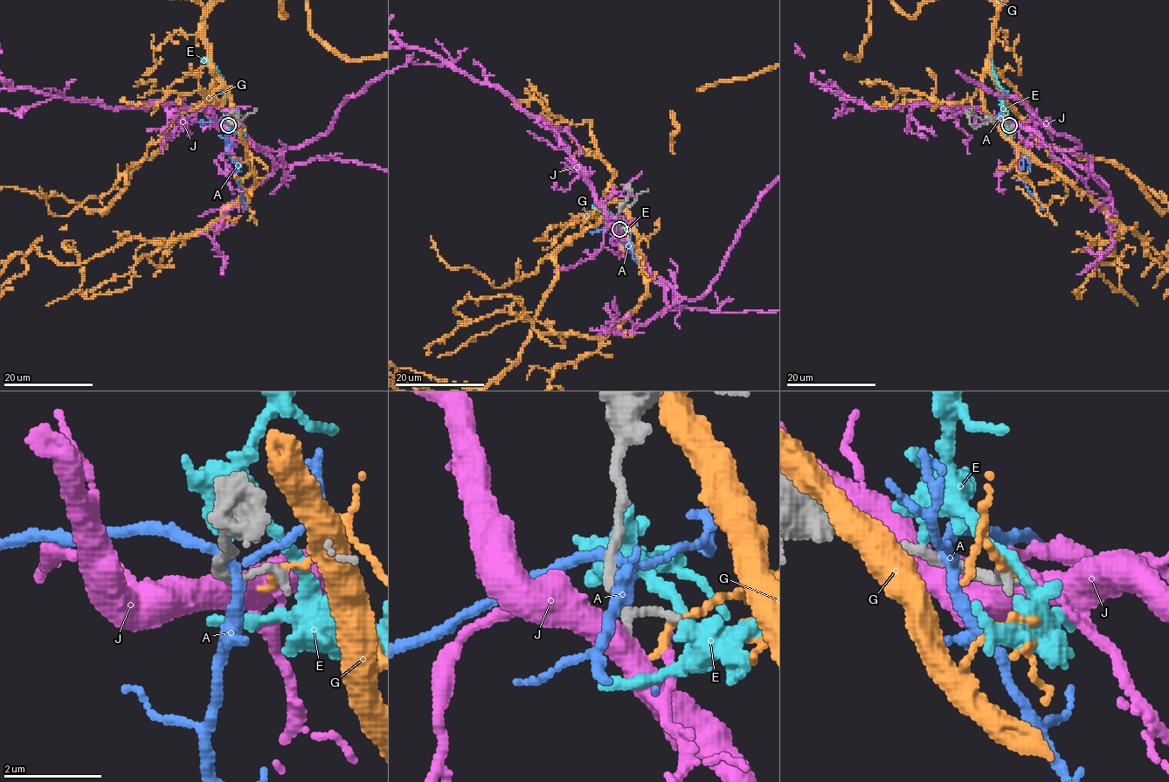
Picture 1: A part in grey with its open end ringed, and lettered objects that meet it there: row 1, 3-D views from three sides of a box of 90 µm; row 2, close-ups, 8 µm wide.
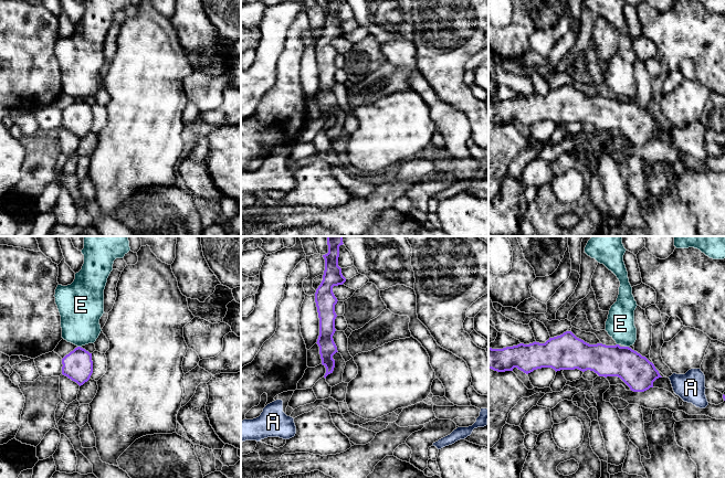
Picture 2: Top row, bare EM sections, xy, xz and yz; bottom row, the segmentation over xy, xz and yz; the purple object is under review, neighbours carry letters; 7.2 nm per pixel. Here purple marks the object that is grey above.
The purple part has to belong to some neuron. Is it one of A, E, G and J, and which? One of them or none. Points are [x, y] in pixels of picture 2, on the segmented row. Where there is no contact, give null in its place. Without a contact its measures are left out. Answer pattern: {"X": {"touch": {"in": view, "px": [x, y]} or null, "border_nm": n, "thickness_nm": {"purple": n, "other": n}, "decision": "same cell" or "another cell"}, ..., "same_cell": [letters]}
{"A": {"touch": null, "decision": "another cell"}, "E": {"touch": {"in": "yz", "px": [627, 347]}, "border_nm": 30, "thickness_nm": {"purple": 240, "other": 200}, "decision": "another cell"}, "G": {"touch": null, "decision": "another cell"}, "J": {"touch": null, "decision": "another cell"}, "same_cell": []}

